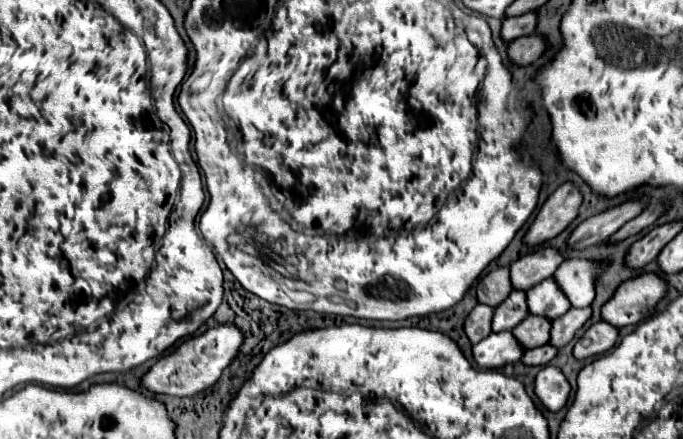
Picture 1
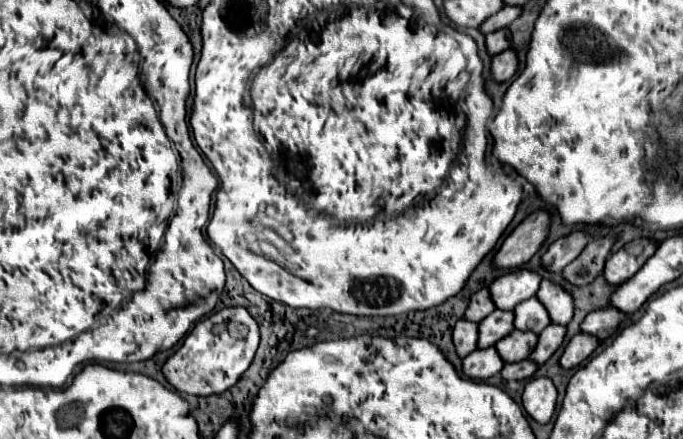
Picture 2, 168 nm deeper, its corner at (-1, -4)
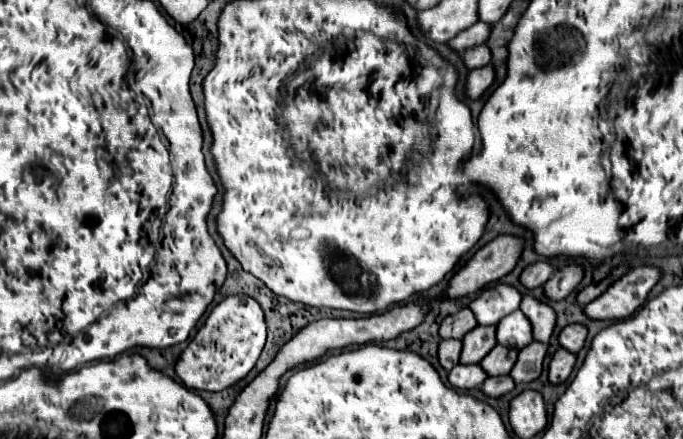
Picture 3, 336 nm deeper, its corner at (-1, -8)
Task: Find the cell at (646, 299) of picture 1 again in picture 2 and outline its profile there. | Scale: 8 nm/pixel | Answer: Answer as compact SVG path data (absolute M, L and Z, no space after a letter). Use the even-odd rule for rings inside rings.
M607 306L603 310L595 310L595 312L587 314L579 328L585 334L593 334L595 338L605 340L605 338L609 338L617 330L617 326L621 324L623 318L625 318L625 314L621 314L615 308Z

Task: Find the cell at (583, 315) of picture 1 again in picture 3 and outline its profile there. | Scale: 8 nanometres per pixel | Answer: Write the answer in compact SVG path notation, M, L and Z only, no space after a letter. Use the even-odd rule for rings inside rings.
M531 342L529 346L521 348L519 352L519 360L511 370L511 376L515 378L515 382L531 382L535 378L539 378L541 370L543 370L543 360L547 354L547 344L541 342Z

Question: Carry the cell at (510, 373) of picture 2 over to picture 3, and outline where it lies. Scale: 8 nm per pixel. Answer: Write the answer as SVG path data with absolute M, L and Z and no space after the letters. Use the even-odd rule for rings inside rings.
M509 374L507 376L489 376L483 382L483 392L487 396L503 396L503 394L511 392L513 388L515 388L515 382Z

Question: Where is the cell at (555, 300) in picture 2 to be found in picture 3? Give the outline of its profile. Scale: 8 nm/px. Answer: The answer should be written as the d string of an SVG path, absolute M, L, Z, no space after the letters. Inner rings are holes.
M535 296L523 298L521 312L525 312L525 316L531 320L535 340L549 342L549 338L555 330L555 324L557 324L557 312L551 306L547 306L545 302L537 300Z

